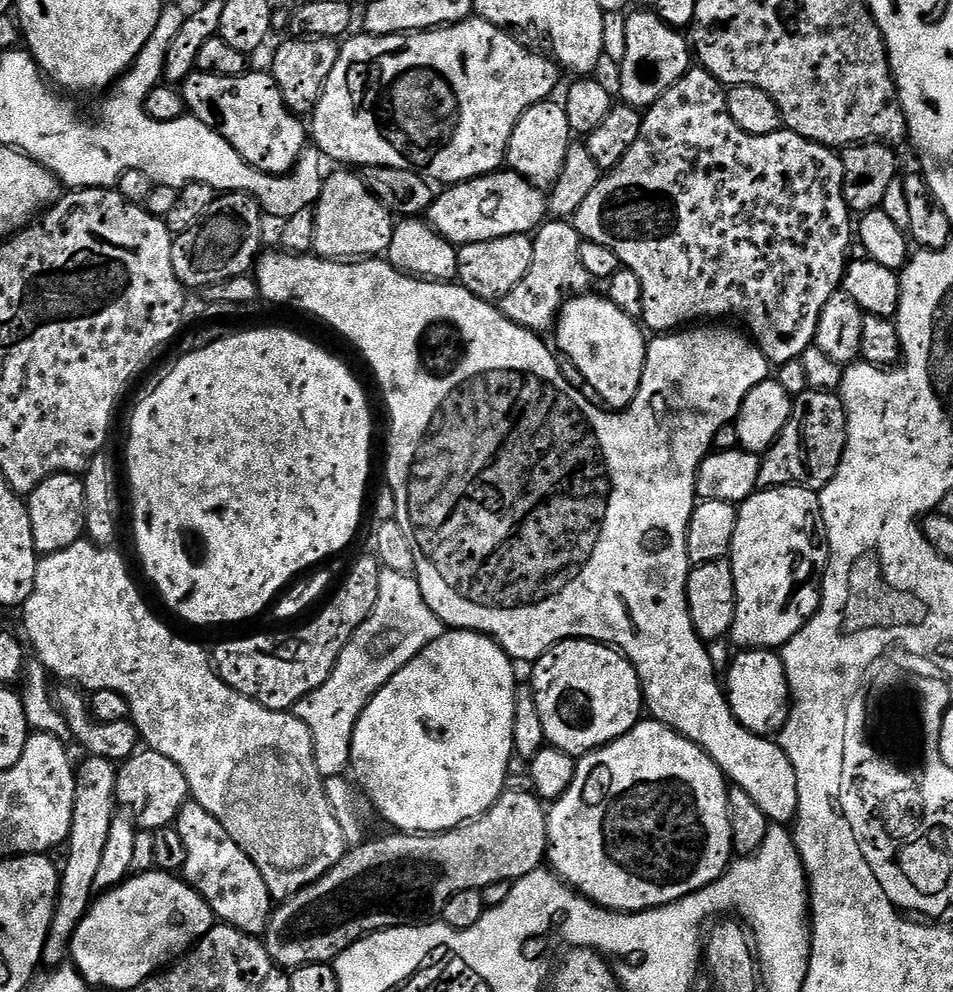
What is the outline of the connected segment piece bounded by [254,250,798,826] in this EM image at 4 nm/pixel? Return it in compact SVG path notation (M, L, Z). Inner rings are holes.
M283 250L275 251L265 251L254 265L254 279L260 288L260 296L263 299L268 299L272 304L293 304L294 307L301 308L302 311L309 312L310 315L317 316L320 320L325 320L334 331L341 332L364 355L365 362L372 367L372 372L376 375L377 382L380 383L380 392L384 395L384 404L388 407L389 418L392 419L392 425L388 428L388 480L386 480L386 484L387 487L391 488L396 499L396 521L401 524L402 530L405 531L406 538L409 539L410 546L413 548L414 562L416 563L414 575L416 581L420 583L422 598L426 598L430 610L434 610L434 614L438 614L440 621L449 629L463 630L465 632L481 632L484 636L491 636L512 657L513 661L516 662L521 662L520 660L535 662L544 653L550 651L553 646L562 643L563 640L595 640L597 644L615 646L636 667L636 673L640 679L642 689L642 700L646 705L647 711L649 708L652 711L649 713L655 719L659 720L661 724L666 725L668 728L675 728L681 736L684 736L690 742L699 744L701 750L719 766L724 772L725 777L735 787L746 790L746 794L750 794L750 798L754 798L754 802L758 802L758 806L762 806L762 810L768 815L768 819L773 825L791 825L795 821L798 810L798 778L796 777L794 766L790 762L790 758L786 758L786 754L775 739L759 736L750 730L746 730L734 718L732 708L728 705L725 689L722 687L721 681L720 684L716 681L716 668L712 665L712 656L704 649L707 648L705 641L701 640L699 634L694 630L692 619L690 618L690 610L688 609L688 573L690 571L690 565L688 562L688 551L686 550L686 534L690 526L692 511L695 510L698 503L696 473L699 470L700 464L704 463L705 456L713 451L718 430L722 430L722 426L733 423L736 415L740 413L740 407L746 398L746 394L750 394L750 390L754 390L754 386L758 386L763 380L769 379L770 372L768 371L770 371L770 365L768 359L762 354L762 350L757 348L755 343L743 331L740 331L740 333L731 332L728 328L712 328L716 326L692 326L687 330L677 330L667 334L653 335L647 341L648 356L644 359L642 382L638 386L638 394L634 398L634 402L629 408L623 410L605 410L599 403L596 403L597 405L591 404L583 396L585 393L581 389L570 386L570 382L566 382L566 378L560 369L560 360L558 359L557 353L551 347L548 349L540 341L543 339L537 333L526 330L514 322L510 322L501 314L499 307L495 303L470 294L470 290L466 290L458 282L421 280L418 276L410 276L406 272L399 272L393 264L388 263L387 259L384 258L361 258L359 260L345 262L343 260L326 260L323 256L317 256L315 254L297 254Z

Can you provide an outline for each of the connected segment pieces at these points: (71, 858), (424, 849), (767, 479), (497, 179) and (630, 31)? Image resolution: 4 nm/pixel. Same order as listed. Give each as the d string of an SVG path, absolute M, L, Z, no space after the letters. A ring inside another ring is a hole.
M85 755L84 761L75 765L76 785L74 786L74 814L70 822L70 834L66 841L68 857L64 868L59 869L60 889L56 895L56 909L50 922L48 937L44 943L42 964L51 970L60 967L69 959L72 939L79 923L82 922L94 901L97 891L96 879L100 869L102 853L110 834L110 822L118 814L116 787L118 786L118 768L113 761L97 756Z
M505 790L476 820L471 820L469 824L459 824L456 828L451 828L449 832L433 832L431 834L392 834L396 836L384 836L381 840L365 839L363 844L357 844L349 847L343 858L335 864L331 870L320 880L315 880L310 886L306 886L302 891L289 896L273 911L272 919L268 921L268 930L266 933L266 947L270 958L274 963L285 970L295 970L302 967L303 964L332 964L348 948L353 947L363 936L370 936L374 932L387 932L389 928L398 928L401 926L415 926L433 919L432 904L436 910L443 910L446 902L454 898L462 890L483 890L494 882L518 881L526 874L530 874L535 868L541 867L545 863L548 855L548 813L546 811L545 801L541 800L535 792L525 790L525 792L512 792Z
M809 390L801 396L795 397L792 402L792 413L786 422L779 438L772 443L771 448L763 453L758 470L758 482L760 488L785 488L791 484L797 484L800 488L819 490L825 488L834 478L838 466L844 457L846 450L846 438L848 437L848 423L846 422L846 410L836 392L817 392Z
M511 170L491 172L489 176L479 176L477 180L445 187L441 192L444 193L441 196L439 193L428 207L426 219L438 230L438 234L457 246L535 233L548 212L545 193Z
M638 8L635 11L631 11L626 20L626 53L618 66L619 97L632 108L646 110L688 72L692 66L692 55L689 41L681 31L662 22L660 16L651 9Z

